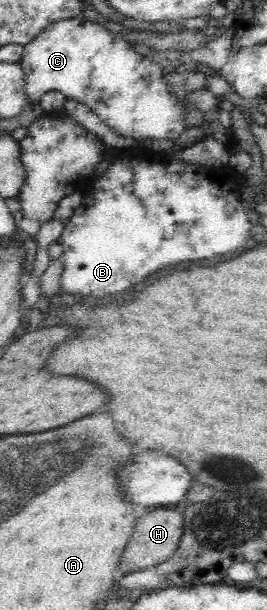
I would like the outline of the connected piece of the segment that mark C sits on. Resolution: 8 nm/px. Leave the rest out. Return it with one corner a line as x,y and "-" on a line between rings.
79,18
60,20
48,26
41,34
24,46
20,61
24,71
24,87
30,102
37,102
49,90
63,94
67,99
74,98
90,108
113,133
131,138
136,144
146,140
172,140
193,126
186,124
186,108
178,102
174,92
166,83
166,73
148,57
138,54
133,47
114,35
103,26

